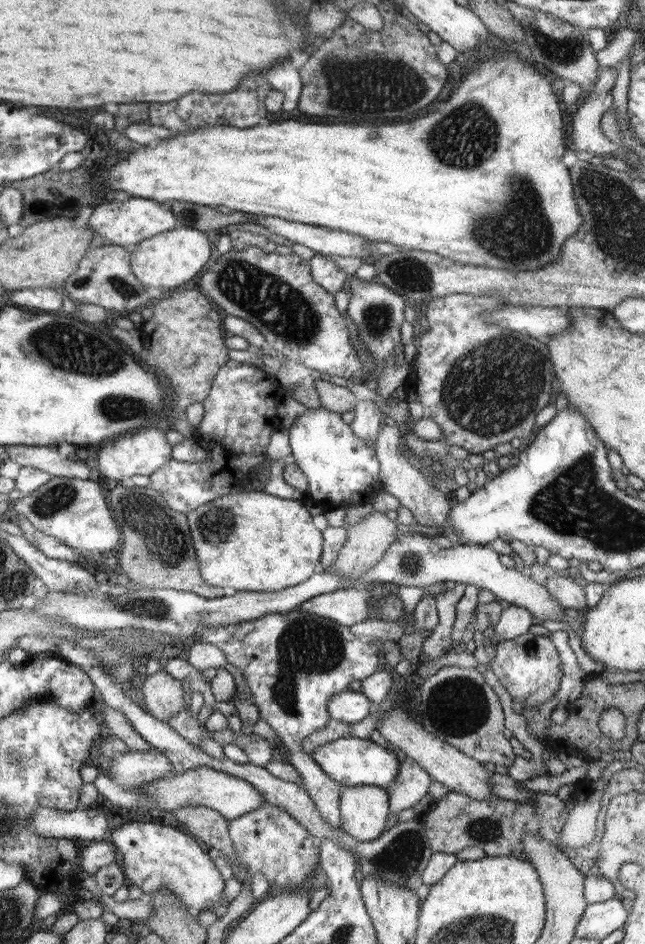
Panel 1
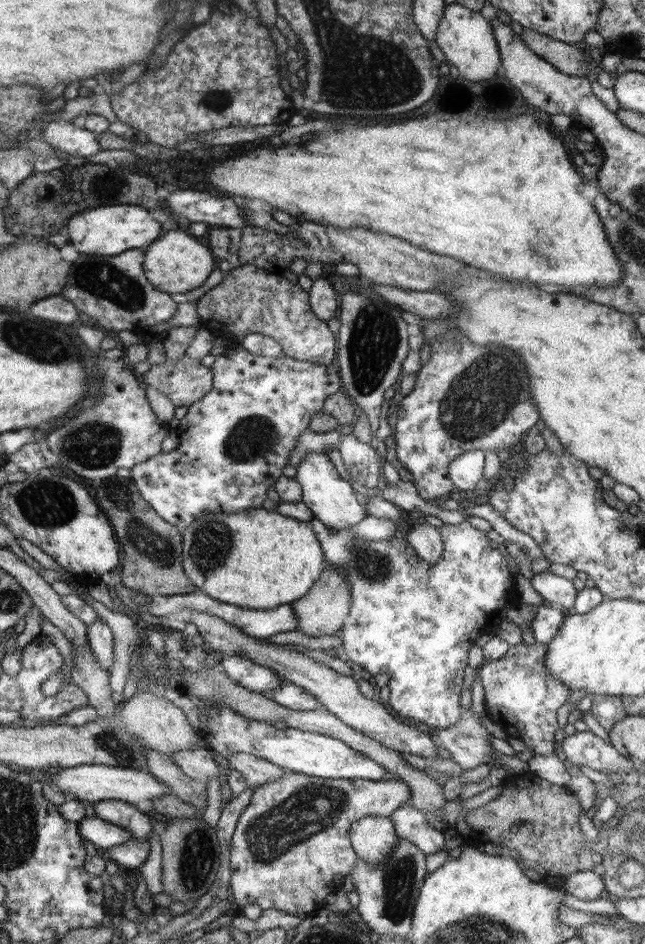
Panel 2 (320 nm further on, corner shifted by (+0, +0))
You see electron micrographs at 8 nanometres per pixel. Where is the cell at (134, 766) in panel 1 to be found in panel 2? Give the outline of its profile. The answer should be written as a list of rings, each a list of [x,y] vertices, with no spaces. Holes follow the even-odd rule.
[[[211,749],[180,750],[173,754],[172,760],[186,776],[206,784],[208,780],[218,779],[220,770]]]

